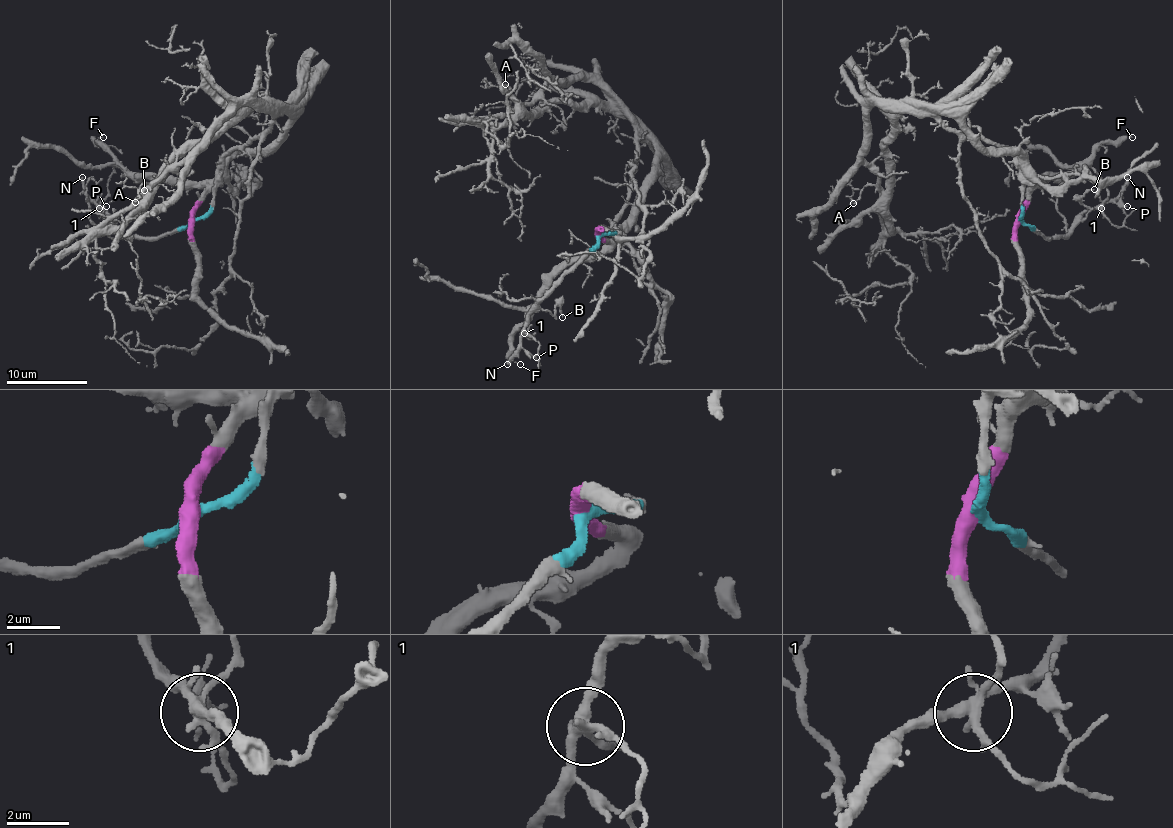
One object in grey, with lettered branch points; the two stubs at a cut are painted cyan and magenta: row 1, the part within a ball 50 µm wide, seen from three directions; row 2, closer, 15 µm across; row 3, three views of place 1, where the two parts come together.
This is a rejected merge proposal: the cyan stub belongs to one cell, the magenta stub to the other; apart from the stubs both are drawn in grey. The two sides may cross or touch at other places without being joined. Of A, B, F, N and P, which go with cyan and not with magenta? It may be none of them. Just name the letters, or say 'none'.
A, B, N, P

